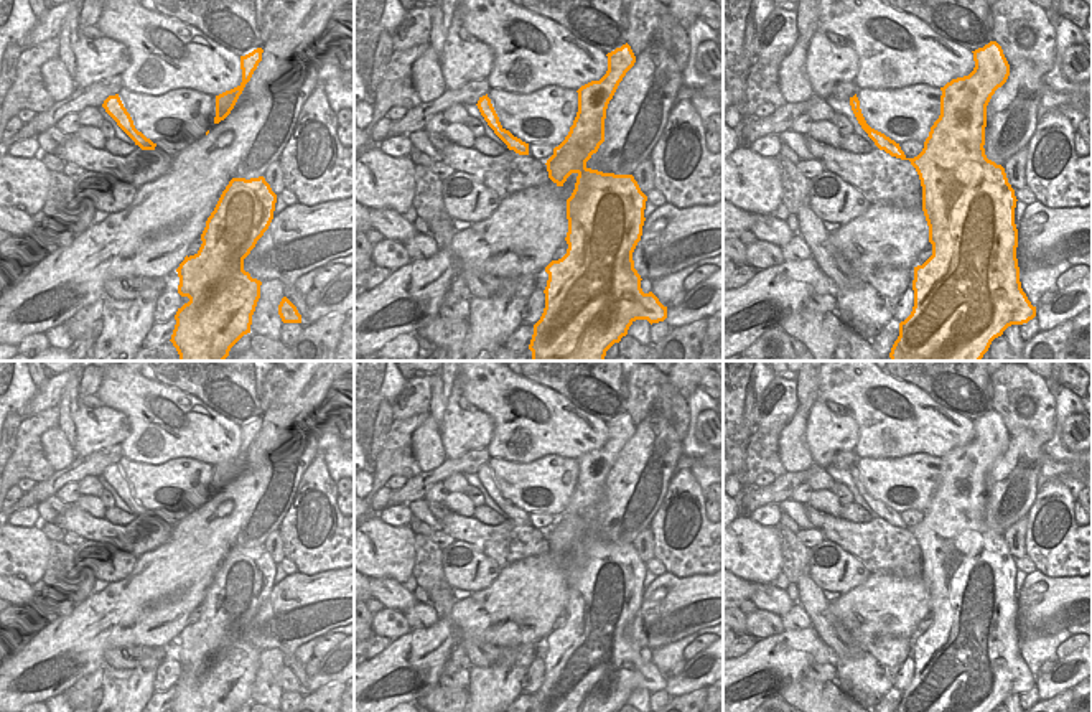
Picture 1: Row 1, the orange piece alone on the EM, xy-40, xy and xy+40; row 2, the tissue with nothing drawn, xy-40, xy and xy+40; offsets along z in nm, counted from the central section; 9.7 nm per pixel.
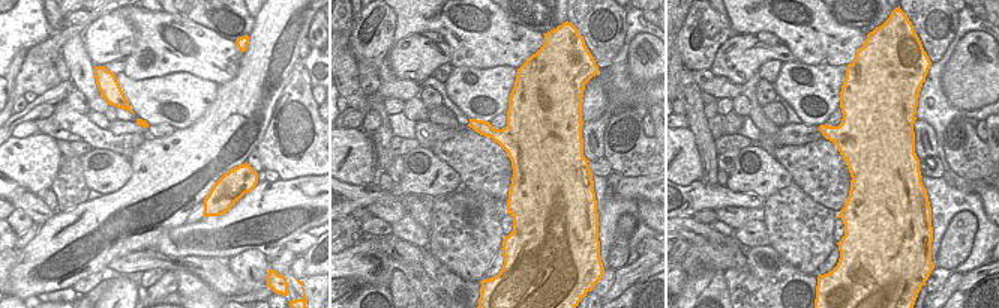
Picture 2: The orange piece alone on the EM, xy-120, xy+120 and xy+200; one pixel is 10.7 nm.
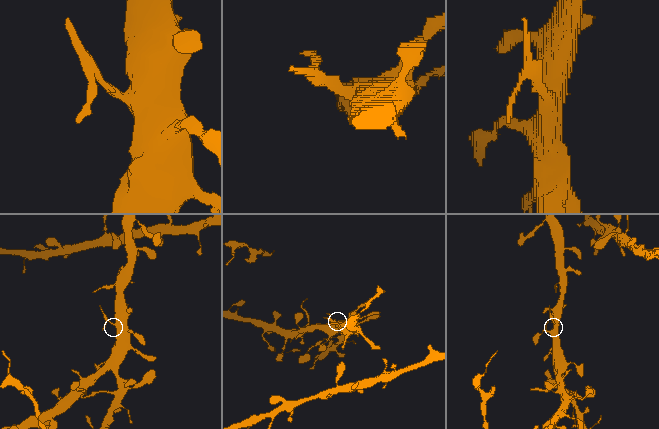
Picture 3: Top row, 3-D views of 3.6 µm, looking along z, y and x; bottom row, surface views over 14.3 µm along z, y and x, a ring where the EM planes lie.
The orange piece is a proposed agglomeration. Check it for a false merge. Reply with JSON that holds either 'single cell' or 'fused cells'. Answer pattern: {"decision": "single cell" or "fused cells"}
{"decision": "fused cells"}

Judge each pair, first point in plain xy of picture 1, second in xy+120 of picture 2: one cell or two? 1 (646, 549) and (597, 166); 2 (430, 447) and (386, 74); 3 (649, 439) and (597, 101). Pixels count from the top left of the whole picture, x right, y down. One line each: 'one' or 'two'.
1: two
2: one
3: one

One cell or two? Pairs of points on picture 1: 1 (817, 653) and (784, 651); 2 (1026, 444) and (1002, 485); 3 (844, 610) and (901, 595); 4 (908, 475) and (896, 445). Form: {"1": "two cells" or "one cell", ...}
{"1": "one cell", "2": "one cell", "3": "one cell", "4": "two cells"}

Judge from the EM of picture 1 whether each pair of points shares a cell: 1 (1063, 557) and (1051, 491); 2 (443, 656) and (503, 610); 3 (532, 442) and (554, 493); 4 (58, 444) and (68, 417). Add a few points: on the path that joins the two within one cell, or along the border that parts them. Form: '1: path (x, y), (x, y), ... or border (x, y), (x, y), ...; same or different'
1: path (1041, 549), (1031, 539), (1030, 529), (1038, 510); same
2: path (452, 640), (476, 615), (486, 615); same
3: border (499, 459), (575, 460); different
4: border (58, 426), (73, 449); different

